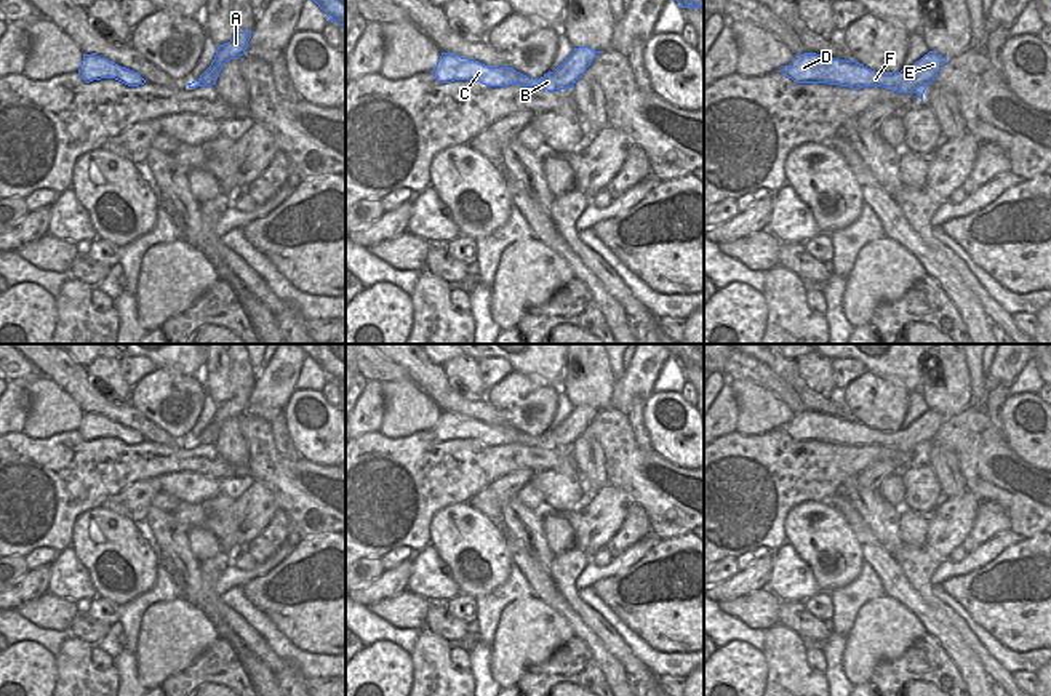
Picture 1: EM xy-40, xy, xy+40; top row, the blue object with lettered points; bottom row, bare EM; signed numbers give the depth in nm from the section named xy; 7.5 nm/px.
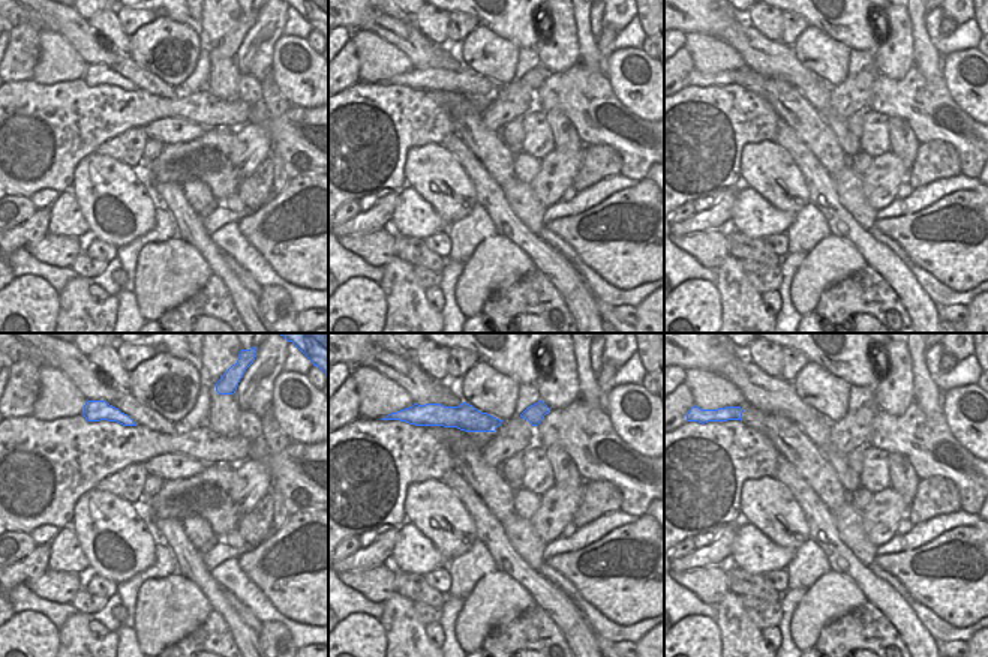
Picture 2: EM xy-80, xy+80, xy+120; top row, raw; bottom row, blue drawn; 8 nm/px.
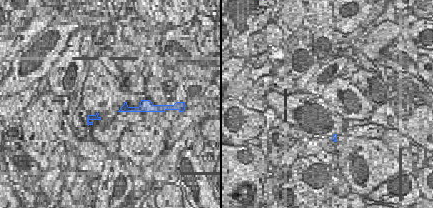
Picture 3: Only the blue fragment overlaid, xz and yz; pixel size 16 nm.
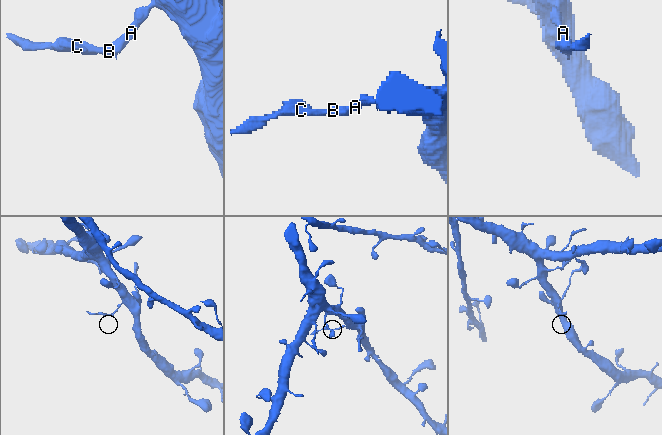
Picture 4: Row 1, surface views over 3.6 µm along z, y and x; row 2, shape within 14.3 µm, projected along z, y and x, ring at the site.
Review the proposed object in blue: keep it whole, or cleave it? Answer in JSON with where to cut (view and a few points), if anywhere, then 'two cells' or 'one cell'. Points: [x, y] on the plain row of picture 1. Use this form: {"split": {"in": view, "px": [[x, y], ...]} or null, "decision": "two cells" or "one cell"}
{"split": {"in": "xy+40", "px": [[893, 434], [893, 442], [888, 445]]}, "decision": "two cells"}

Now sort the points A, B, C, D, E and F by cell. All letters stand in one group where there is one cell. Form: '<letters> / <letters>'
A B E / C D F

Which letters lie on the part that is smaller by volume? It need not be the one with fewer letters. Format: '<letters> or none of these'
C, D, F

